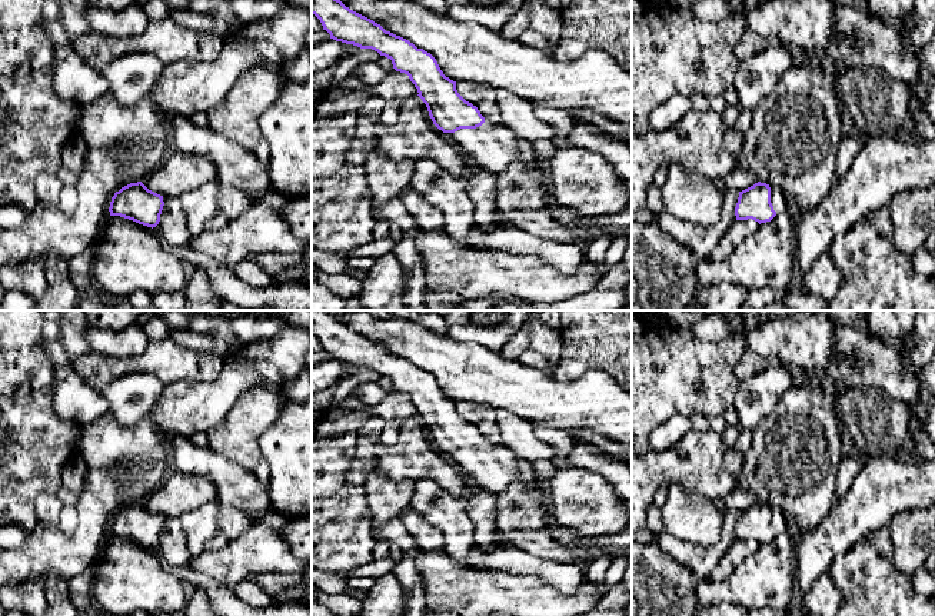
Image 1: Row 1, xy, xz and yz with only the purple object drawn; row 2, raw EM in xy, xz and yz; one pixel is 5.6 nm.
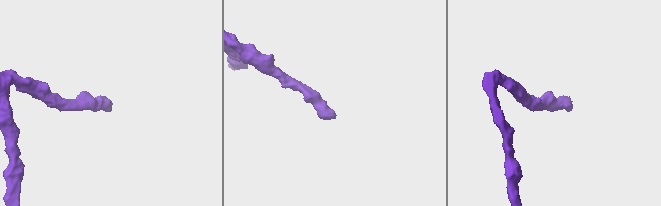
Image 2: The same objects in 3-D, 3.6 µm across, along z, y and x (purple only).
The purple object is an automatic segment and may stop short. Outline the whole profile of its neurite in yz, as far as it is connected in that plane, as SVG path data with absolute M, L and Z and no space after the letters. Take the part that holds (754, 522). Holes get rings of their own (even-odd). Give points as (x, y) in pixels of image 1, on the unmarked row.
M758 502L739 512L735 536L736 540L752 539L761 545L788 530L788 522L778 507Z

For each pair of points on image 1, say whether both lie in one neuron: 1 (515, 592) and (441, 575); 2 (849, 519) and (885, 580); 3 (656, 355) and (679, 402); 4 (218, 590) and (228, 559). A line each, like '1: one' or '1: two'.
1: one
2: two
3: one
4: two

